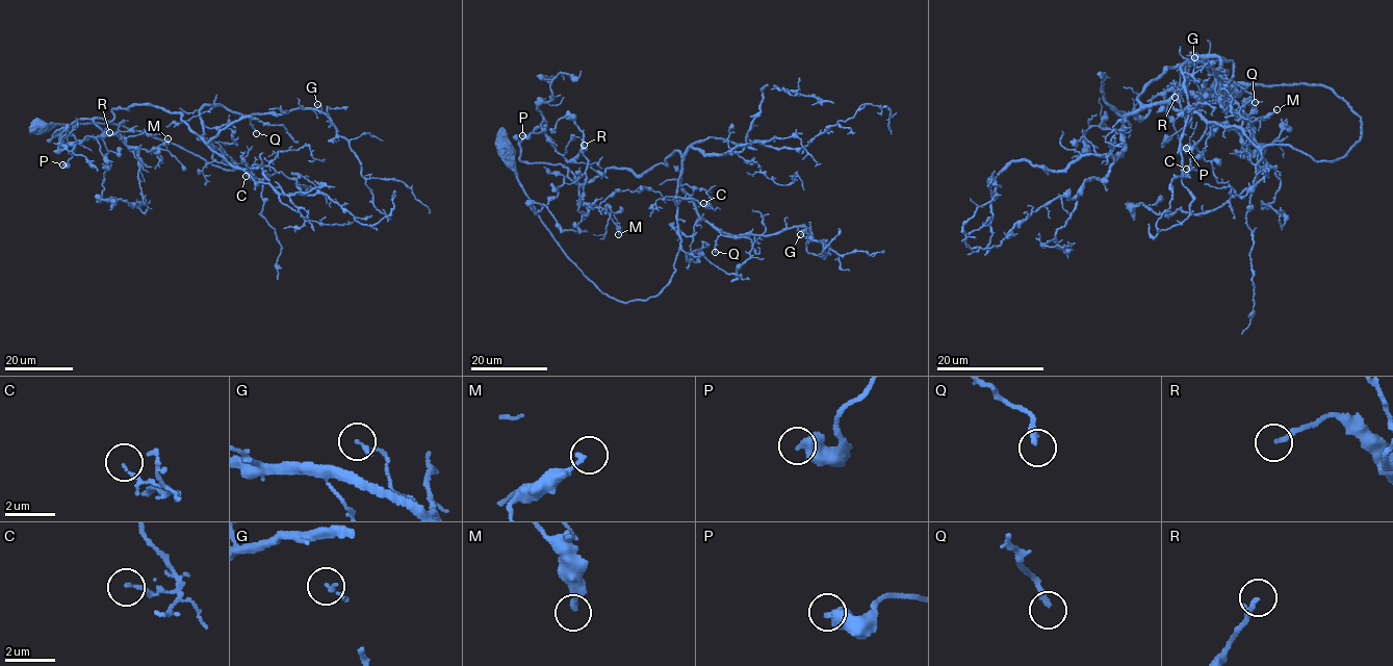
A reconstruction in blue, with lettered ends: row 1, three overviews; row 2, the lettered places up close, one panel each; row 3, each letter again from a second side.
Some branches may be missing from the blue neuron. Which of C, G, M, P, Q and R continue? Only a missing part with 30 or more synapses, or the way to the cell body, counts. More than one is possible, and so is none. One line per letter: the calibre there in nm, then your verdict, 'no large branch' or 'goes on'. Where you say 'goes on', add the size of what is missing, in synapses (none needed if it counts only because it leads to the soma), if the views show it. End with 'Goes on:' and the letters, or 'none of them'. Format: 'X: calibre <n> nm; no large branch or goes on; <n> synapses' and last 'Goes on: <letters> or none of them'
C: calibre 110 nm; no large branch
G: calibre 170 nm; no large branch
M: calibre 200 nm; no large branch
P: calibre 550 nm; no large branch
Q: calibre 220 nm; no large branch
R: calibre 200 nm; no large branch
Goes on: none of them

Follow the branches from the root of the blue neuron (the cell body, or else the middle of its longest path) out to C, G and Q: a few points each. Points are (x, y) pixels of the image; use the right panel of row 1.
C: (1218, 88), (1324, 84), (1358, 116), (1362, 134), (1337, 160), (1314, 160), (1209, 123), (1186, 169)
G: (1218, 88), (1324, 84), (1362, 134), (1314, 160), (1179, 111), (1195, 56), (1227, 71), (1183, 72), (1194, 57)
Q: (1218, 88), (1324, 84), (1362, 134), (1314, 160), (1170, 97), (1195, 56), (1218, 57), (1255, 102)

